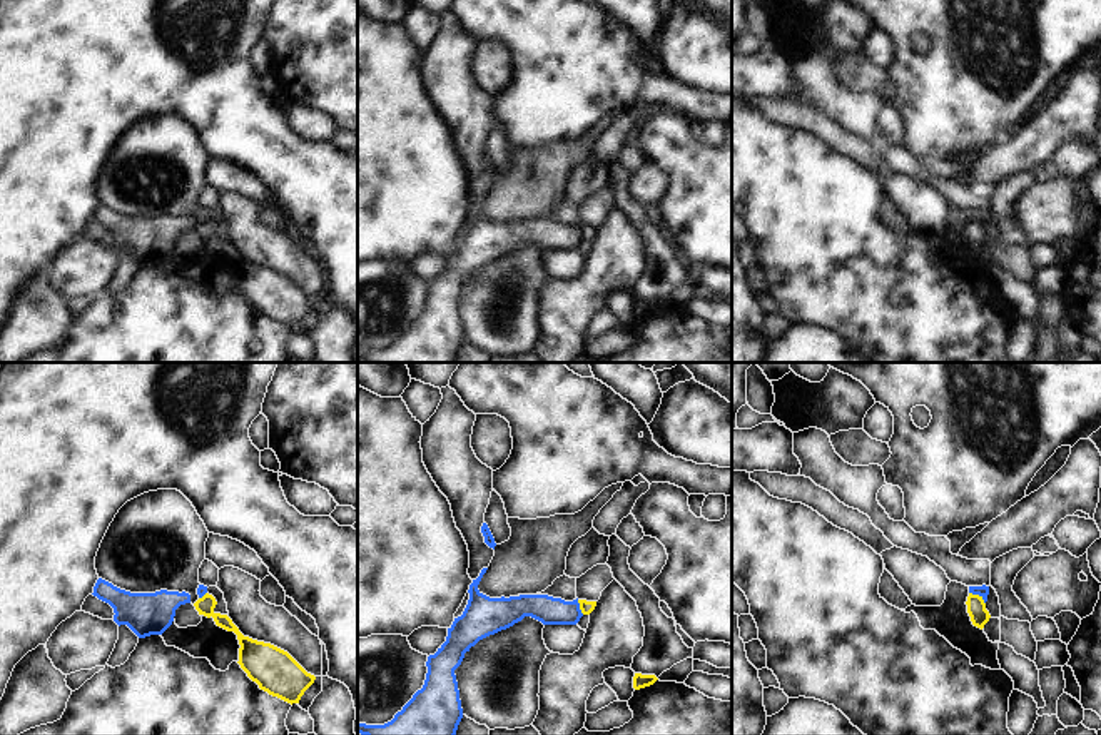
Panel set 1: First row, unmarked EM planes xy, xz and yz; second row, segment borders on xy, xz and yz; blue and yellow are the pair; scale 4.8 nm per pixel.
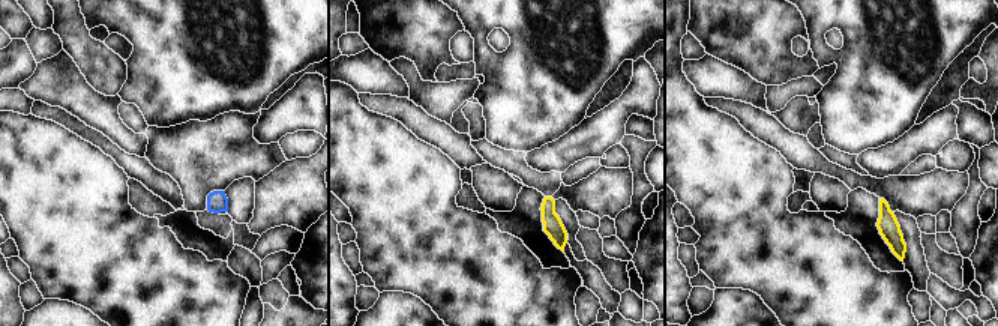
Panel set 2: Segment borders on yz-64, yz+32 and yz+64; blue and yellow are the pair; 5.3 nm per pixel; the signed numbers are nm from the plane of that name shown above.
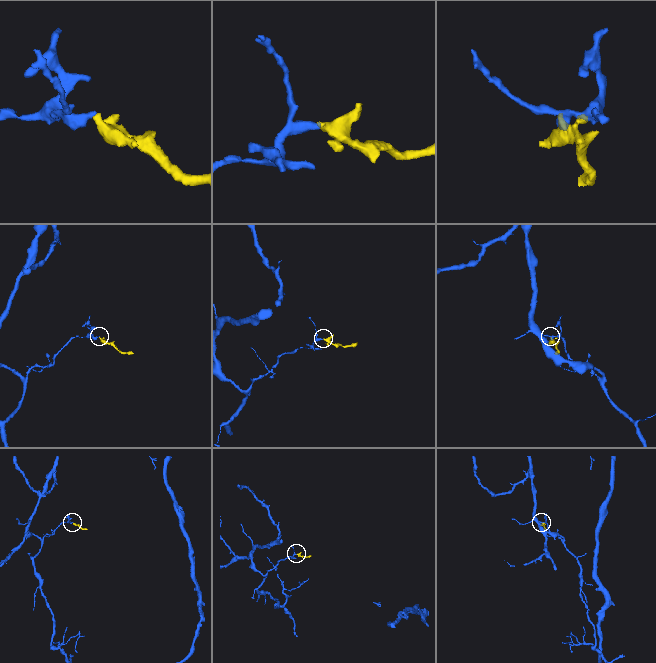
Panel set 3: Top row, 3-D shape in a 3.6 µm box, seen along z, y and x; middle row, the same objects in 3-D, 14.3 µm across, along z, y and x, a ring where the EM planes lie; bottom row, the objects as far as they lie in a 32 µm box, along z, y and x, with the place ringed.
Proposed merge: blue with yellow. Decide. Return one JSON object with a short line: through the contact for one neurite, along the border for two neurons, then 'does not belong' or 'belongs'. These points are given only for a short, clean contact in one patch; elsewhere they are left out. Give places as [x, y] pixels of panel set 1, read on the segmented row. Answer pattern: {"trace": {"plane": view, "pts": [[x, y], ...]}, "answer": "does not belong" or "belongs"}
{"trace": {"plane": "yz", "pts": [[969, 592], [976, 593], [984, 603]]}, "answer": "does not belong"}

